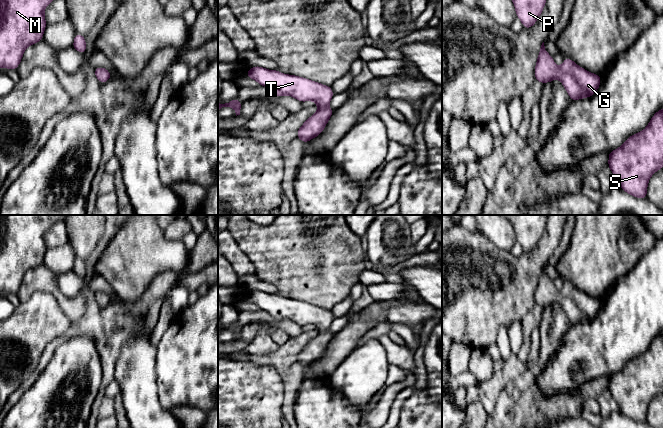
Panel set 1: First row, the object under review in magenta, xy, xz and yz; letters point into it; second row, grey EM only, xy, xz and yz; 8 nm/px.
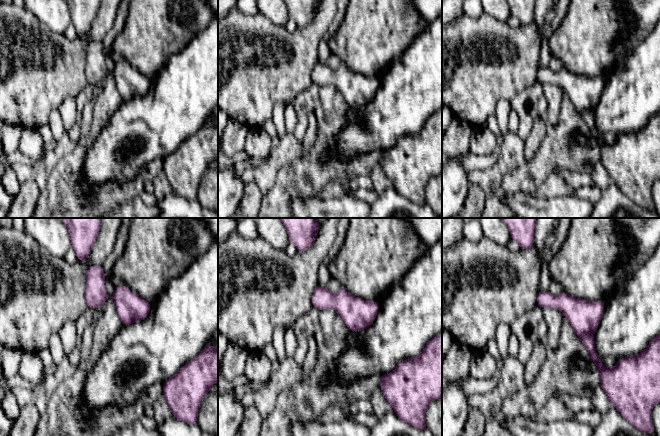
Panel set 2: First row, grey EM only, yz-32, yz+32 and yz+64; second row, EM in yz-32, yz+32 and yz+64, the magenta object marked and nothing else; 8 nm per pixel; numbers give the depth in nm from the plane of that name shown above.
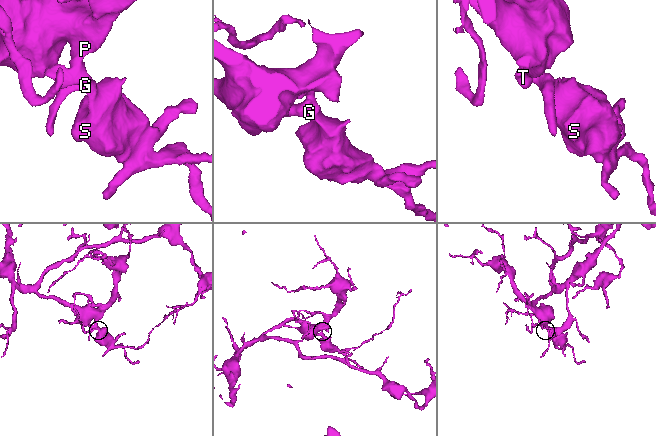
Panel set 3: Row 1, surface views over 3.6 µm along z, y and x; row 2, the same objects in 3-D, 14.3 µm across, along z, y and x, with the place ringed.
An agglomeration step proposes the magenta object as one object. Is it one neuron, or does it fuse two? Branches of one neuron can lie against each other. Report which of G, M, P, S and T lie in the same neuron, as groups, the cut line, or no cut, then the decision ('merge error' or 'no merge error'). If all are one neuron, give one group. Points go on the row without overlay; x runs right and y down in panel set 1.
groups G M P S T; cut none; no merge error

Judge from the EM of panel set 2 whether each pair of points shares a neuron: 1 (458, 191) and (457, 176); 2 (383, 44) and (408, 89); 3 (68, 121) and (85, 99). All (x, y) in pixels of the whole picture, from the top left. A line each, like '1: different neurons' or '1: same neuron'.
1: same neuron
2: different neurons
3: different neurons

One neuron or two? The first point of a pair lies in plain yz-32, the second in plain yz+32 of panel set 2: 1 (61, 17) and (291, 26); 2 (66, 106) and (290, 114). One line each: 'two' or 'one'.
1: two
2: one

